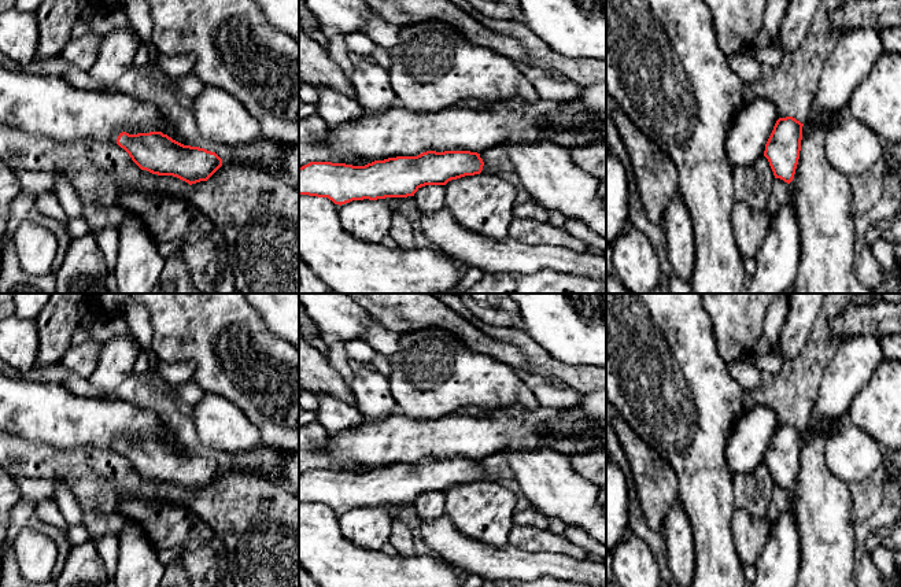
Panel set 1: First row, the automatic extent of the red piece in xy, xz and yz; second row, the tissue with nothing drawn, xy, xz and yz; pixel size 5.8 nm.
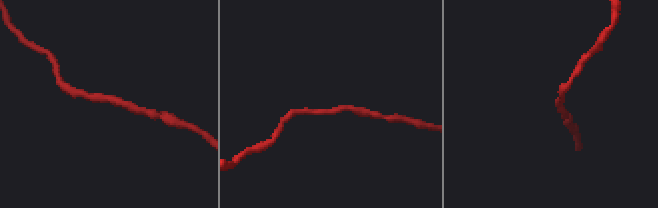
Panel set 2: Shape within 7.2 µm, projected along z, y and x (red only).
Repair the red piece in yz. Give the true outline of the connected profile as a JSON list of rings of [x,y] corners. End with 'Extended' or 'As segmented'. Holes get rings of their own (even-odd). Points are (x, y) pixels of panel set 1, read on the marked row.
[[[754,96],[728,130],[724,148],[731,166],[750,166],[764,155],[775,178],[790,184],[800,159],[802,126],[793,117],[780,118],[769,99]]]. Extended

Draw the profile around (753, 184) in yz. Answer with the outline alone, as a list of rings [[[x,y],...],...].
[[[762,155],[754,165],[732,169],[736,202],[757,211],[767,211],[775,176],[768,159]]]

